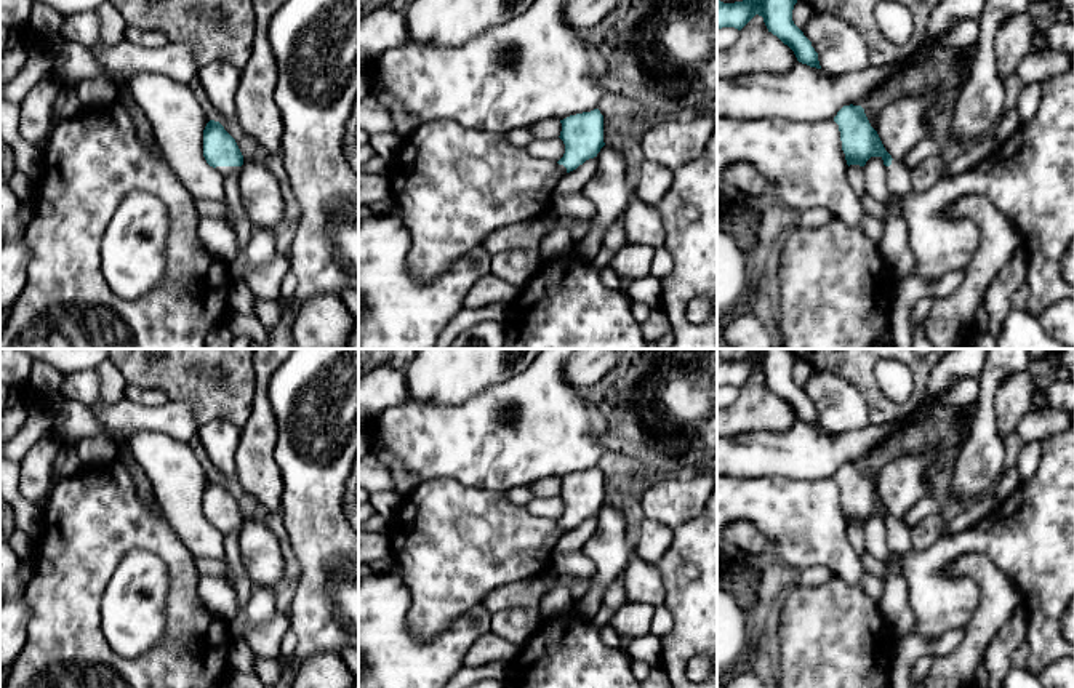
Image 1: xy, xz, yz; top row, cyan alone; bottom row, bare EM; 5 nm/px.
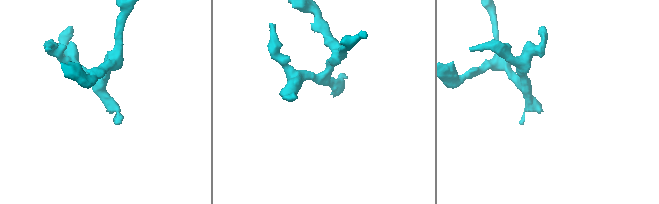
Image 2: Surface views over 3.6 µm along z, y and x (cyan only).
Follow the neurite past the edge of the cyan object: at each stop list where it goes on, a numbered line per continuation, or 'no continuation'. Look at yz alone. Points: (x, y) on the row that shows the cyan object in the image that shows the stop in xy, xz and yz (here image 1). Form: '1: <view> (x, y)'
1: yz (898, 176)

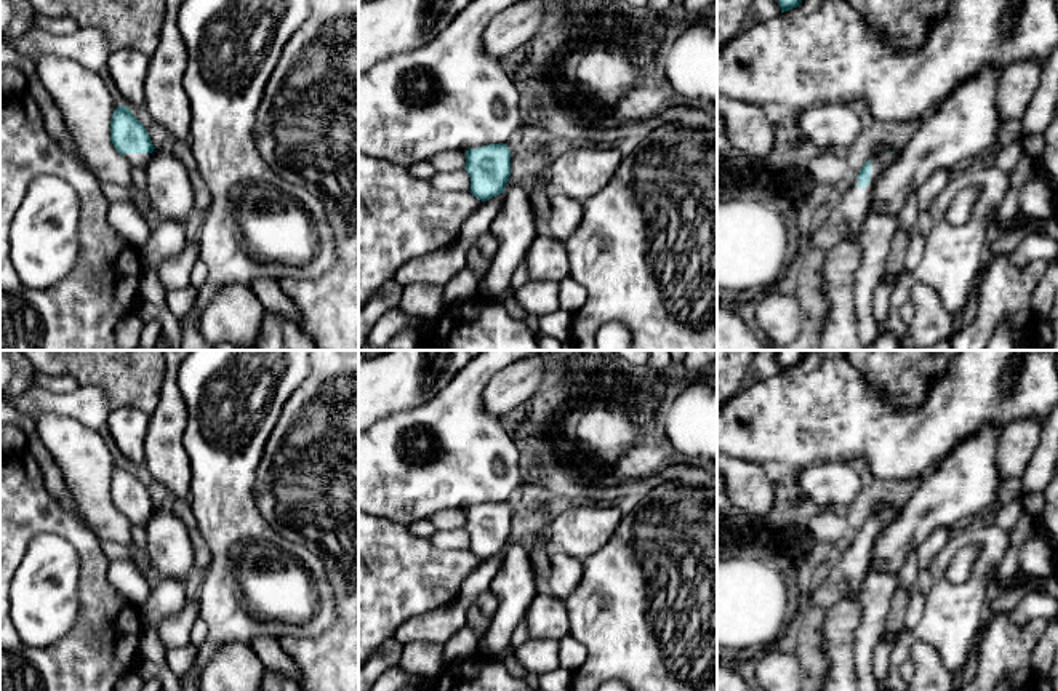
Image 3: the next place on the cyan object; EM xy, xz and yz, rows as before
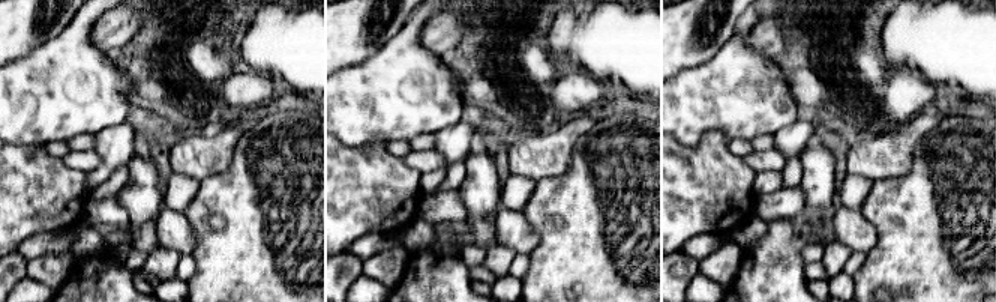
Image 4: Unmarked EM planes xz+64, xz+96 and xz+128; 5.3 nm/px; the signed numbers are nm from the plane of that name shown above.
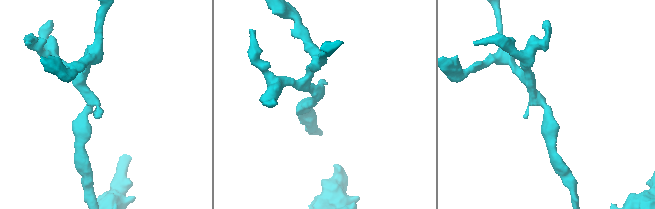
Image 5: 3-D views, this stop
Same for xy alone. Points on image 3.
1: xy (135, 160)

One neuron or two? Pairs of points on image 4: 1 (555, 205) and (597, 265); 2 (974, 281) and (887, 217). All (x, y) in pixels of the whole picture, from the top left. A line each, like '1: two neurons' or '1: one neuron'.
1: one neuron
2: one neuron

